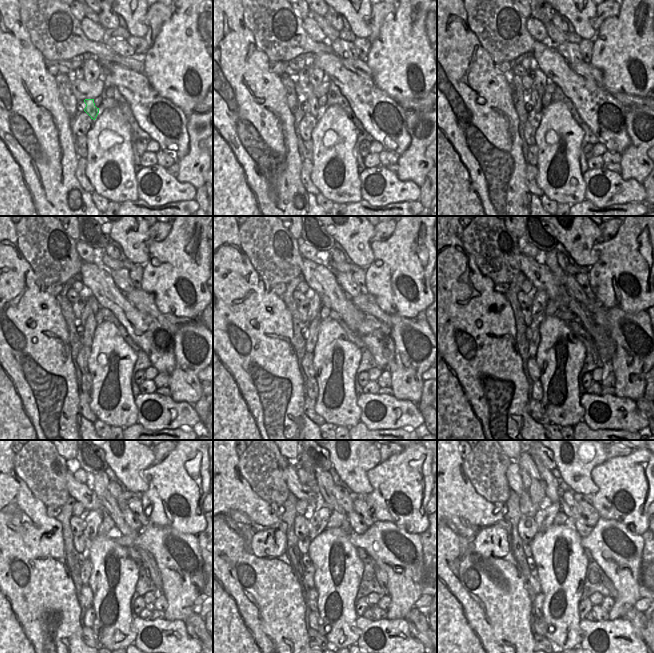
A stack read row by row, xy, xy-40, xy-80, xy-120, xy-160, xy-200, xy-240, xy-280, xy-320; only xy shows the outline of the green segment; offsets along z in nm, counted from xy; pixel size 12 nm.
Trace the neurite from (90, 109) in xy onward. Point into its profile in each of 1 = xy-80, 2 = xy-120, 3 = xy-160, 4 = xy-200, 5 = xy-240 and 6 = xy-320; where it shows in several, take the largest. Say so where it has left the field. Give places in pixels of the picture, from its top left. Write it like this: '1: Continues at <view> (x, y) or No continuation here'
1: Continues at xy-80 (536, 100)
2: Continues at xy-120 (87, 309)
3: Continues at xy-160 (315, 303)
4: Continues at xy-200 (540, 300)
5: Continues at xy-240 (94, 519)
6: Continues at xy-320 (544, 518)

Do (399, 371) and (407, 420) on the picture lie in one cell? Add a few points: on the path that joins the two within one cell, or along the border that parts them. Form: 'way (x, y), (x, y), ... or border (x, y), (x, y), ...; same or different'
border (392, 395), (398, 399), (408, 399), (417, 405); different

